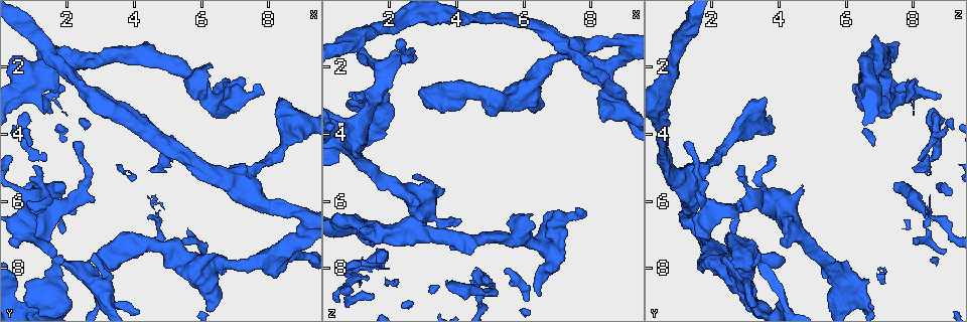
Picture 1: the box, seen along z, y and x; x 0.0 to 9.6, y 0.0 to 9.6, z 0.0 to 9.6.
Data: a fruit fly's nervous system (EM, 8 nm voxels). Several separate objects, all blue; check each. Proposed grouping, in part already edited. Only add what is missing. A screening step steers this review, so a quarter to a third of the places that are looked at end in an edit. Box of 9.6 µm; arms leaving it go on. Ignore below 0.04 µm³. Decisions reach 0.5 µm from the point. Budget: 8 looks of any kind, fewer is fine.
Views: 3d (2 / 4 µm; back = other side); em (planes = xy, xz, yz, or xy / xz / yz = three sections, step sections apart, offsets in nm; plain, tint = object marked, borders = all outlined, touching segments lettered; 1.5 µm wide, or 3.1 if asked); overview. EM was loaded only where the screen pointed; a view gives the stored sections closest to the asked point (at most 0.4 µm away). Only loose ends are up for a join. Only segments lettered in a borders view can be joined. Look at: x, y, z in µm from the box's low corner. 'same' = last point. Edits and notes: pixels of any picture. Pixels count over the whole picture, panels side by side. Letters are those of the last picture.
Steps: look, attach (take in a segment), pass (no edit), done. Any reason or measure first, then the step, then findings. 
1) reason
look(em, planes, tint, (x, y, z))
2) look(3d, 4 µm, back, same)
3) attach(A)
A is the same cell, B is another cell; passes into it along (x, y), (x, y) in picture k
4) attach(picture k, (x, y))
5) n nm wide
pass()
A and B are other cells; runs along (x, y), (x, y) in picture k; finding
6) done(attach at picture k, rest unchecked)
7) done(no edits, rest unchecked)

look(em, planes, tint, (1.95, 7.65, 2.35))

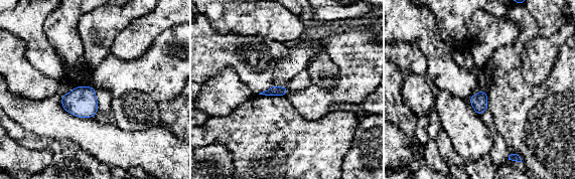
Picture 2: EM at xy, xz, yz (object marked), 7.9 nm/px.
look(em, planes, borders, same)

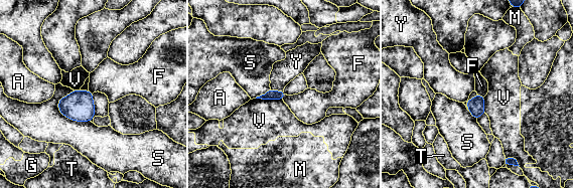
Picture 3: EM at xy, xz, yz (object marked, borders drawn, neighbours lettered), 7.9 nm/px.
pass()
A, F, G, M, S, T, V and Y are other cells; border along (477, 92), (483, 97) in picture 3; no lettered segment goes on from it

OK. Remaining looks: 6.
end of a long branch
look(em, planes, borders, (2.25, 4.30, 1.20))

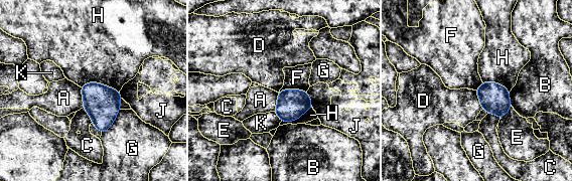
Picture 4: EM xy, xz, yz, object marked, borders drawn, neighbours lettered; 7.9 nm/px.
pass()
A, B, C, D, E, F, G, H, J and K are other cells; border along (475, 91), (482, 109) in picture 4; none of them fits

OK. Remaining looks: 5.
an open end
look(em, yz, step 4, borders, (8.40, 2.90, 3.60))

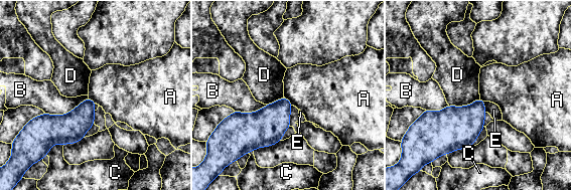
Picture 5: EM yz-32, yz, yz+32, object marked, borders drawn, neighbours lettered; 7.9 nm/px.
look(em, planes, borders, same)

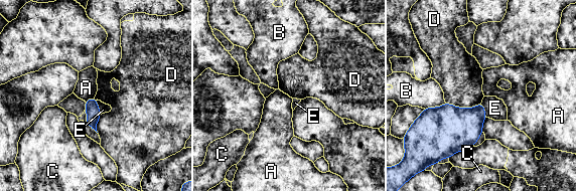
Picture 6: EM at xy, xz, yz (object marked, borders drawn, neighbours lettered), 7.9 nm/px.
pass()
A, B, C, D and E are other cells; no lettered segment goes on from it

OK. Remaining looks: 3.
done(no edits, rest unchecked)

